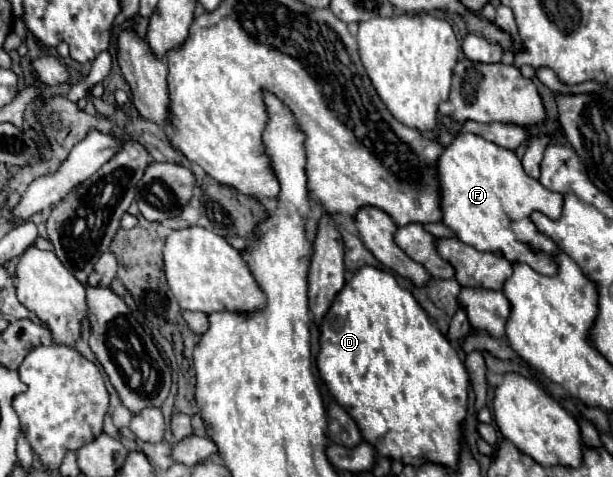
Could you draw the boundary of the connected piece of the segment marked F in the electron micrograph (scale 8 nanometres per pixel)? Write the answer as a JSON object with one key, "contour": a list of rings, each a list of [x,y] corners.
{"contour":[[[443,128],[439,130],[435,142],[443,148],[443,152],[437,158],[437,180],[441,186],[441,214],[443,214],[441,222],[453,230],[455,238],[483,252],[499,252],[509,262],[525,262],[541,274],[547,274],[547,276],[557,274],[557,264],[553,260],[557,246],[535,228],[529,216],[533,210],[539,210],[547,214],[549,218],[557,220],[561,216],[563,196],[557,192],[545,190],[545,186],[541,186],[539,180],[533,180],[531,176],[527,176],[521,166],[521,160],[515,156],[513,150],[501,148],[477,134],[461,132],[453,136],[449,128]]]}

